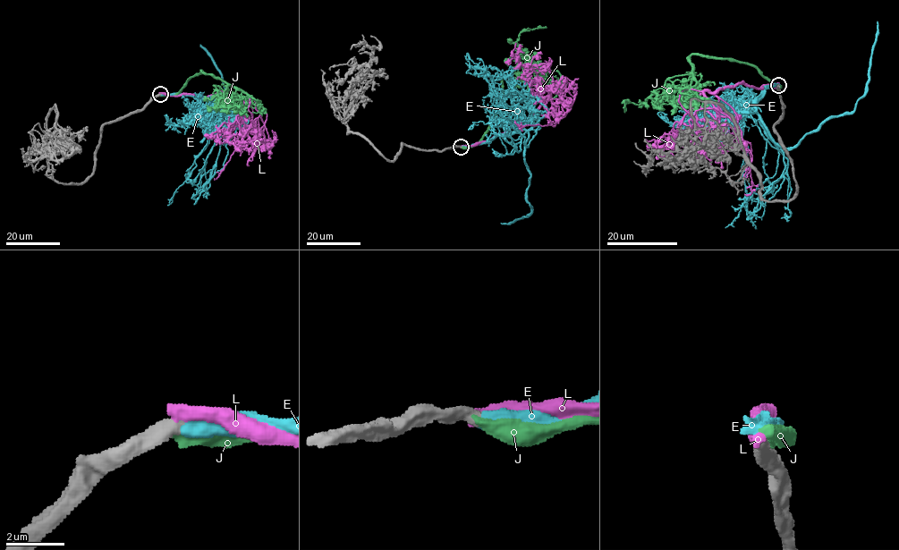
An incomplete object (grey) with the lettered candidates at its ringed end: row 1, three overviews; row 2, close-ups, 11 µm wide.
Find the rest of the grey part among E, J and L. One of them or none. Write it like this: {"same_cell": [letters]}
{"same_cell": ["E"]}

